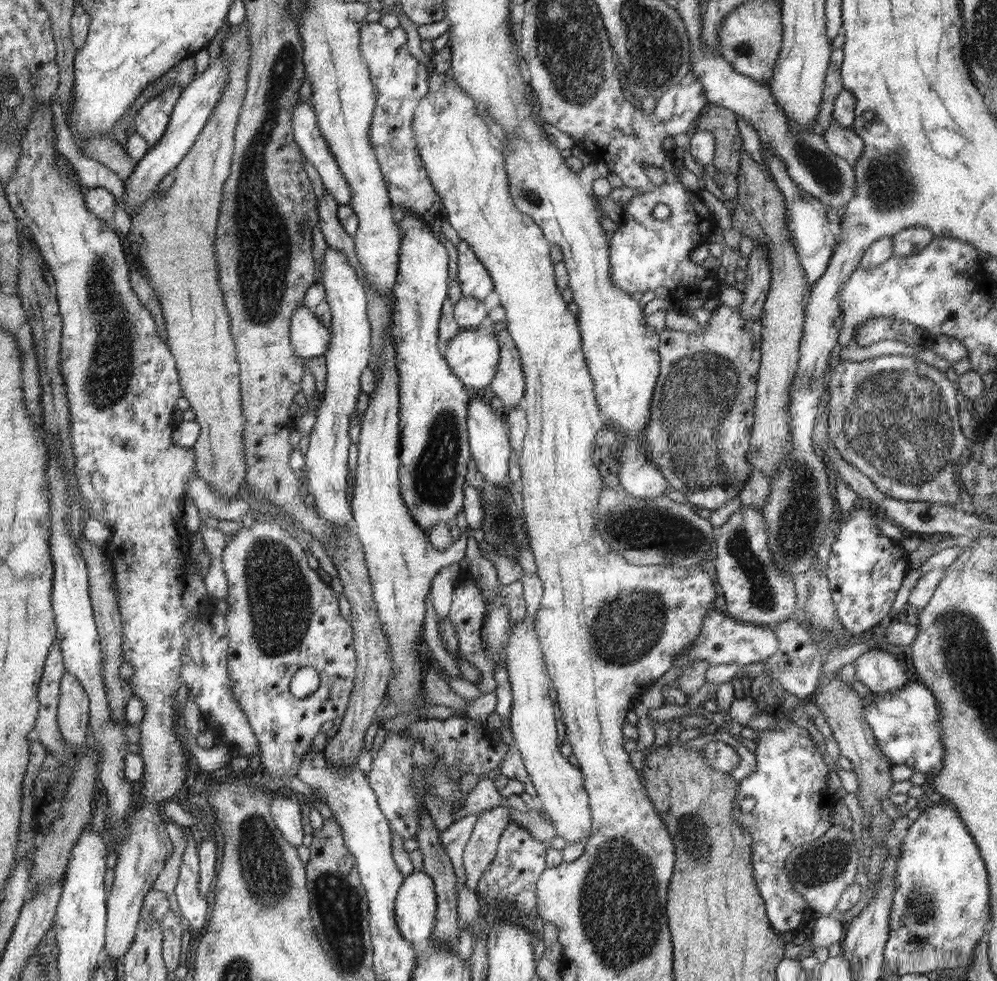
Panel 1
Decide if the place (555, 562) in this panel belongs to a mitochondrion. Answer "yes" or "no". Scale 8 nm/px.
no

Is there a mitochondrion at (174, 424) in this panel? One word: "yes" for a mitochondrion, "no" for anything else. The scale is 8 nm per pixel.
no

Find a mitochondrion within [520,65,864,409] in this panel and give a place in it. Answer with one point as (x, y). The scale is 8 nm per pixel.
(827, 174)

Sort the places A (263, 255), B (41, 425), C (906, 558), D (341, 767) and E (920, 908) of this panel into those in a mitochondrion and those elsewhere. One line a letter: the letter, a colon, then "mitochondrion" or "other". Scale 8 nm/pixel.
A: mitochondrion
B: other
C: other
D: other
E: mitochondrion

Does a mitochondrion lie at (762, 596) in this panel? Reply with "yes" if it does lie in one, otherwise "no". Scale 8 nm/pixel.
yes

